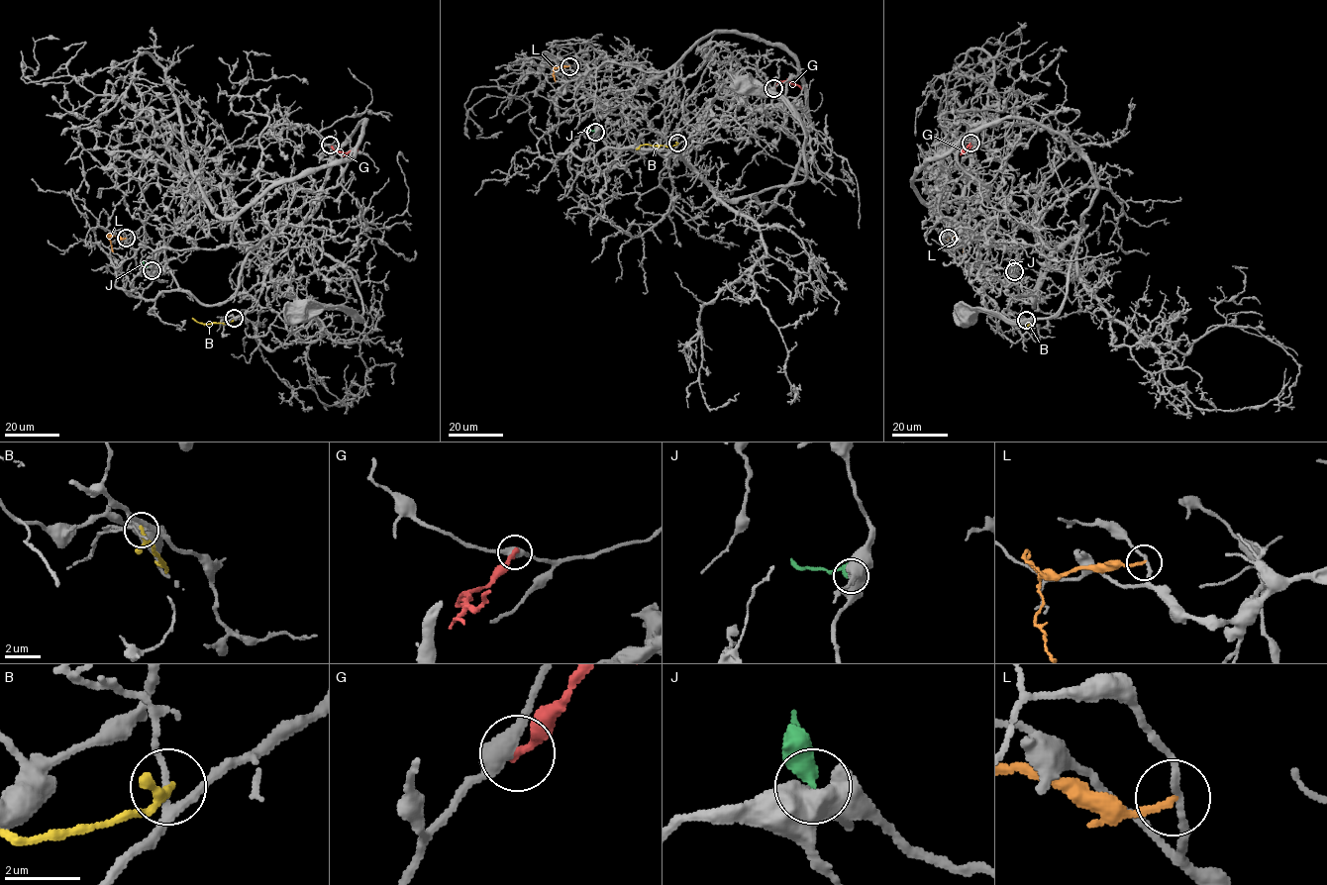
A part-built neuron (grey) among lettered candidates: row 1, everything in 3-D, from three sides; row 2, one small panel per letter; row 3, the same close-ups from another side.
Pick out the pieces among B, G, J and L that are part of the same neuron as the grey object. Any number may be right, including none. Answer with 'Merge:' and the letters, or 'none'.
Merge: J

